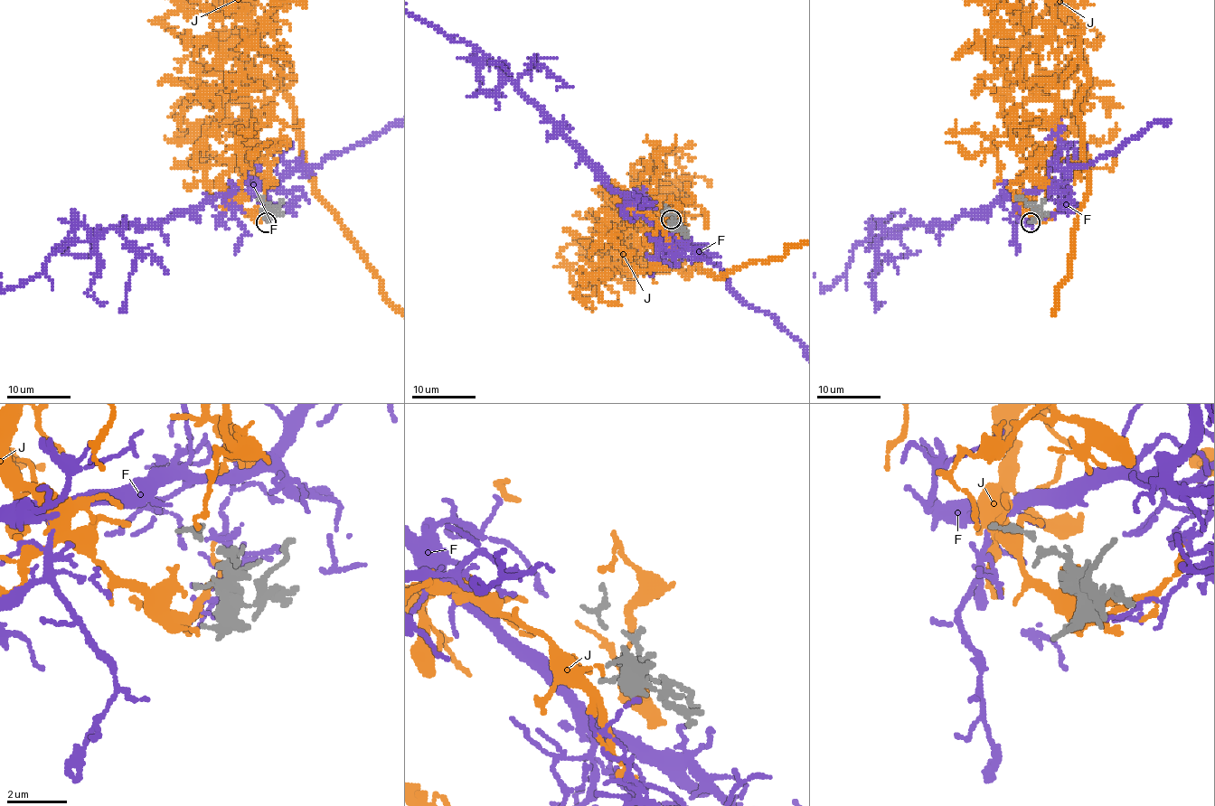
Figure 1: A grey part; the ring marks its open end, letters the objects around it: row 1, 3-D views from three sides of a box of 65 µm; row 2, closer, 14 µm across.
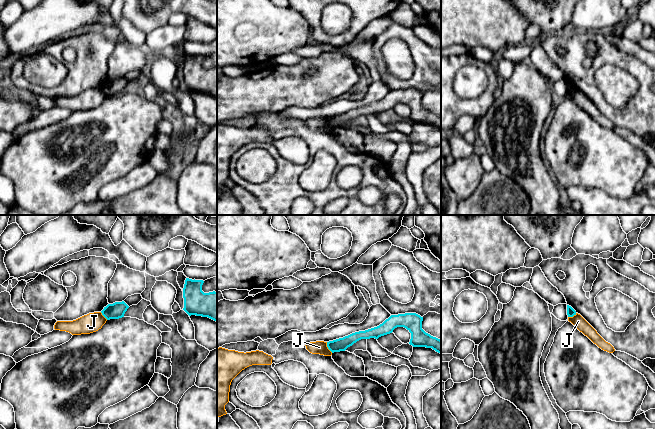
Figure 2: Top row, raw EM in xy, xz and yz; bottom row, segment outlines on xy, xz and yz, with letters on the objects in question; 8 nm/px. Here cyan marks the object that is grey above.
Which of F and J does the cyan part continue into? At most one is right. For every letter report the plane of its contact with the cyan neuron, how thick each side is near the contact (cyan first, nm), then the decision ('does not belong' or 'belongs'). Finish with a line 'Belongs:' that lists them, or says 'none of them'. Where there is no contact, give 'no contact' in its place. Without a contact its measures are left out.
F: no contact; does not belong
J: meets cyan in xz; 110 nm thick on the cyan side, 110 nm on the other; does not belong
Belongs: none of them

